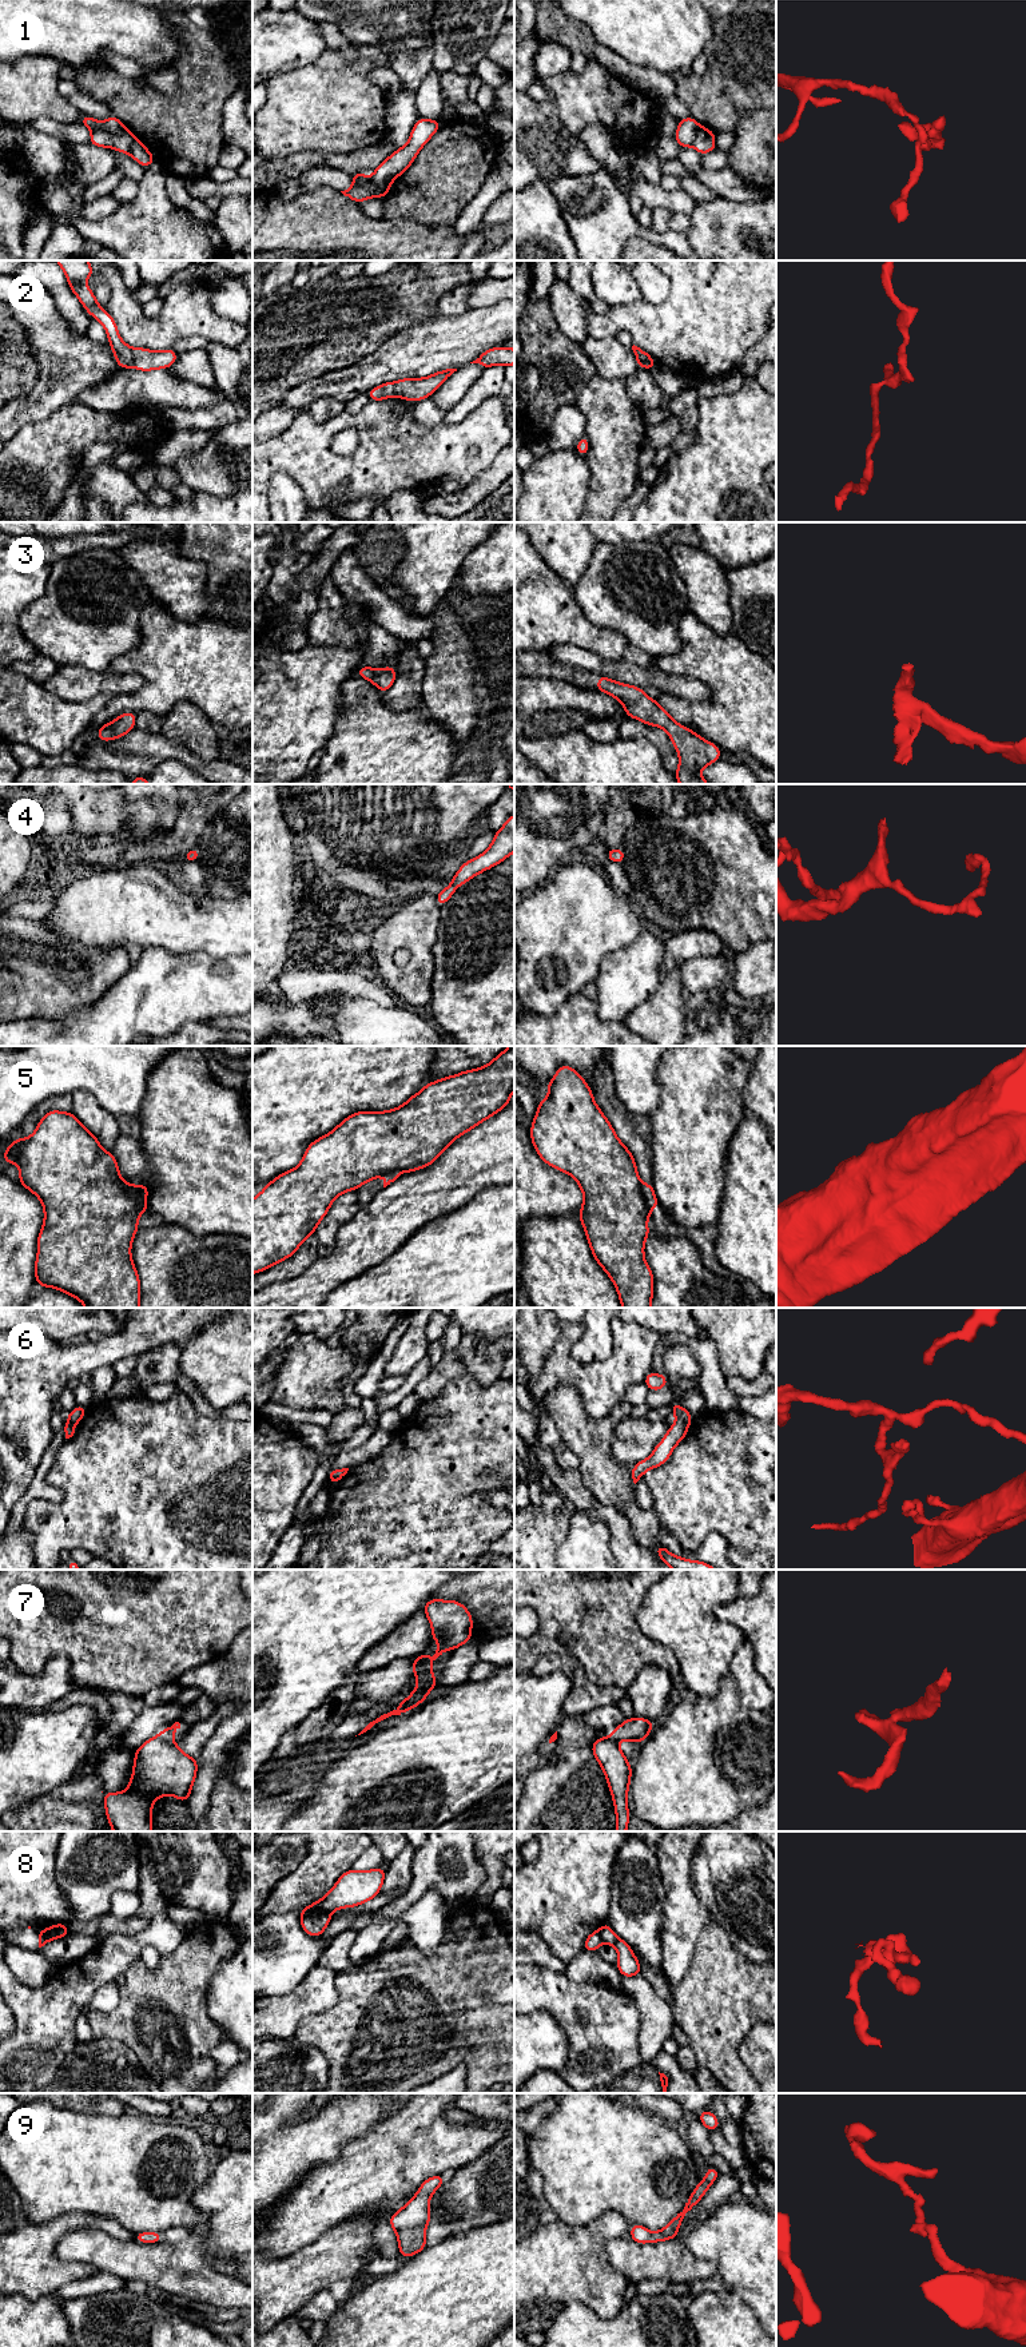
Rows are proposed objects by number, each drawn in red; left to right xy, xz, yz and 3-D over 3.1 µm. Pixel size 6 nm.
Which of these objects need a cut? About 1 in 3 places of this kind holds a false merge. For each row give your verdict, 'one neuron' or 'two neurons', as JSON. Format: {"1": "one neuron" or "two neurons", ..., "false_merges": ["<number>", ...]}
{"1": "two neurons", "2": "two neurons", "3": "one neuron", "4": "one neuron", "5": "two neurons", "6": "two neurons", "7": "two neurons", "8": "two neurons", "9": "one neuron", "false_merges": ["1", "2", "5", "6", "7", "8"]}

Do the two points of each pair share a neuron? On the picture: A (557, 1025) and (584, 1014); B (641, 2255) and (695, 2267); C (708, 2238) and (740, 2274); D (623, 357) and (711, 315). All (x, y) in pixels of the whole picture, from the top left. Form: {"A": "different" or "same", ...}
{"A": "same", "B": "same", "C": "same", "D": "different"}

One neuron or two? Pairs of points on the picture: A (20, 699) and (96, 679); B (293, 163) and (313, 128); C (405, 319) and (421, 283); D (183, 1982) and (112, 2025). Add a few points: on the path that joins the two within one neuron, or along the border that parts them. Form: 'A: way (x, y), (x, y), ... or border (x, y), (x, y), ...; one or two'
A: border (40, 684), (50, 692), (78, 703); two
B: border (331, 152), (297, 151), (283, 159), (269, 160); two
C: way (405, 310), (405, 299), (412, 293); one
D: way (166, 2000), (163, 2003), (138, 2003), (130, 2011); one

